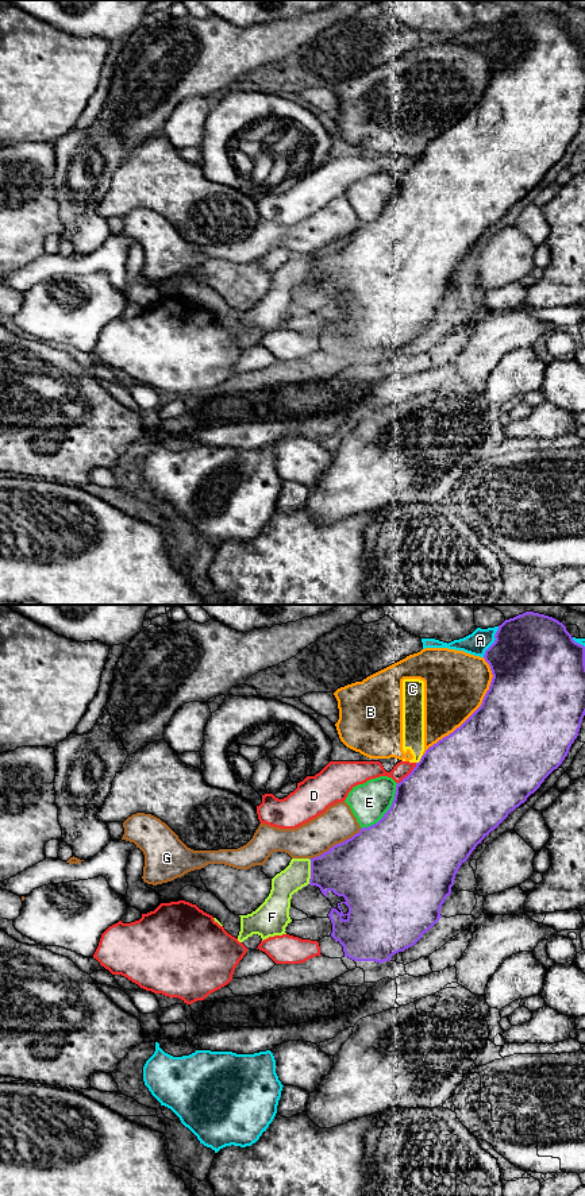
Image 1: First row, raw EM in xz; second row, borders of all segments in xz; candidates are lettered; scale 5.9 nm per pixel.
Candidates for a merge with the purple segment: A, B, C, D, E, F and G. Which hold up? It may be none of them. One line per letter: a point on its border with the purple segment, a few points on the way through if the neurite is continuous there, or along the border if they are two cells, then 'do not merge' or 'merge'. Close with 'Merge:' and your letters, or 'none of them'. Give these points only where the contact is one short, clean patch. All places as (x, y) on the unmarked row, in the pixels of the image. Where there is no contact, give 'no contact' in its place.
A: xz (495, 37) | do not merge
B: xz (476, 105) | do not merge
C: xz (420, 154) | do not merge
D: xz (410, 169) | do not merge
E: xz (388, 205) | do not merge
F: xz (311, 266) | along xz (308, 254), (310, 278) | do not merge
G: xz (337, 239) | do not merge
Merge: none of them

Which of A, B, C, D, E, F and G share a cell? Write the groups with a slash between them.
A / B C / D / E / F / G

